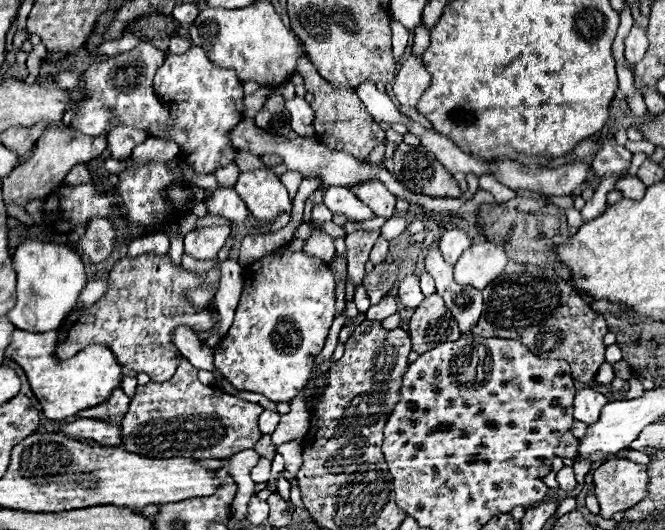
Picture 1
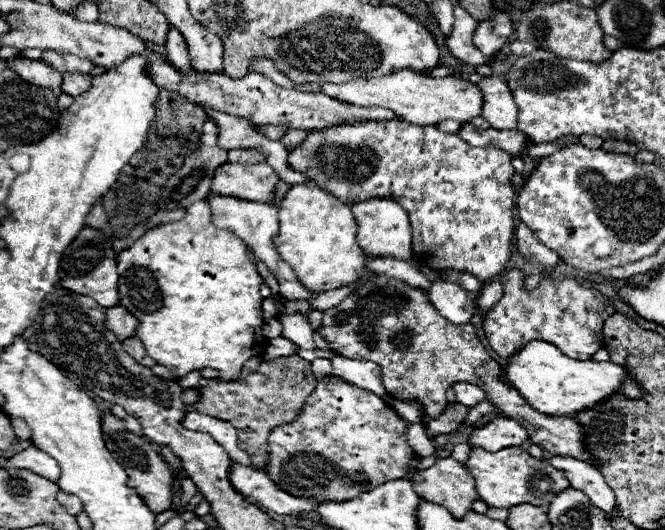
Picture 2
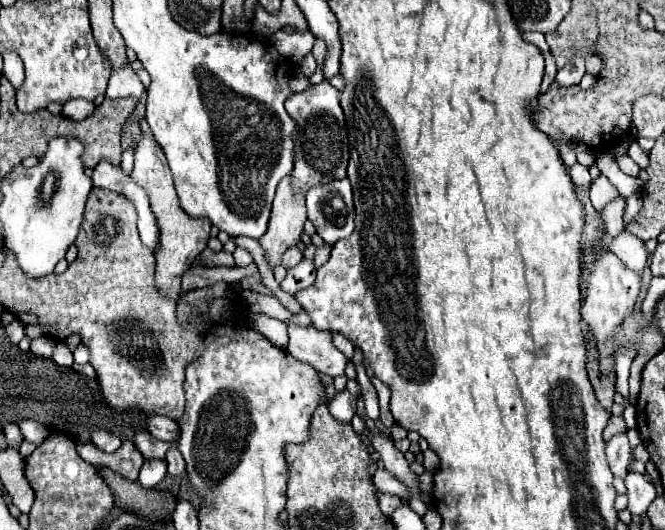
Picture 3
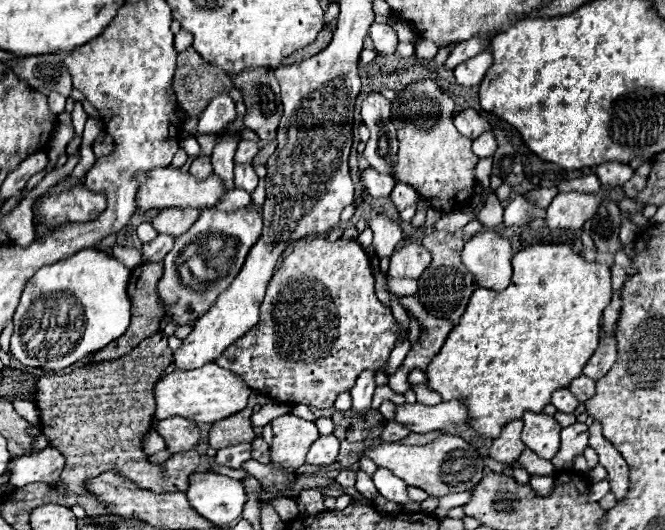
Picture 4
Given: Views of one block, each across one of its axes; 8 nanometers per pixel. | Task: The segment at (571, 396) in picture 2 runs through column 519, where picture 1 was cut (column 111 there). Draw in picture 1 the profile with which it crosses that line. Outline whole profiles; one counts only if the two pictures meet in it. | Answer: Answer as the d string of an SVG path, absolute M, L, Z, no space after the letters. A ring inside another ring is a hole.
M16 330L12 334L12 344L6 348L6 356L24 368L32 392L36 394L42 412L48 420L64 420L76 416L80 410L102 404L104 398L110 396L114 388L120 386L120 378L122 378L120 364L106 346L100 344L86 346L74 358L58 360L55 352L57 343L58 330L42 333Z

